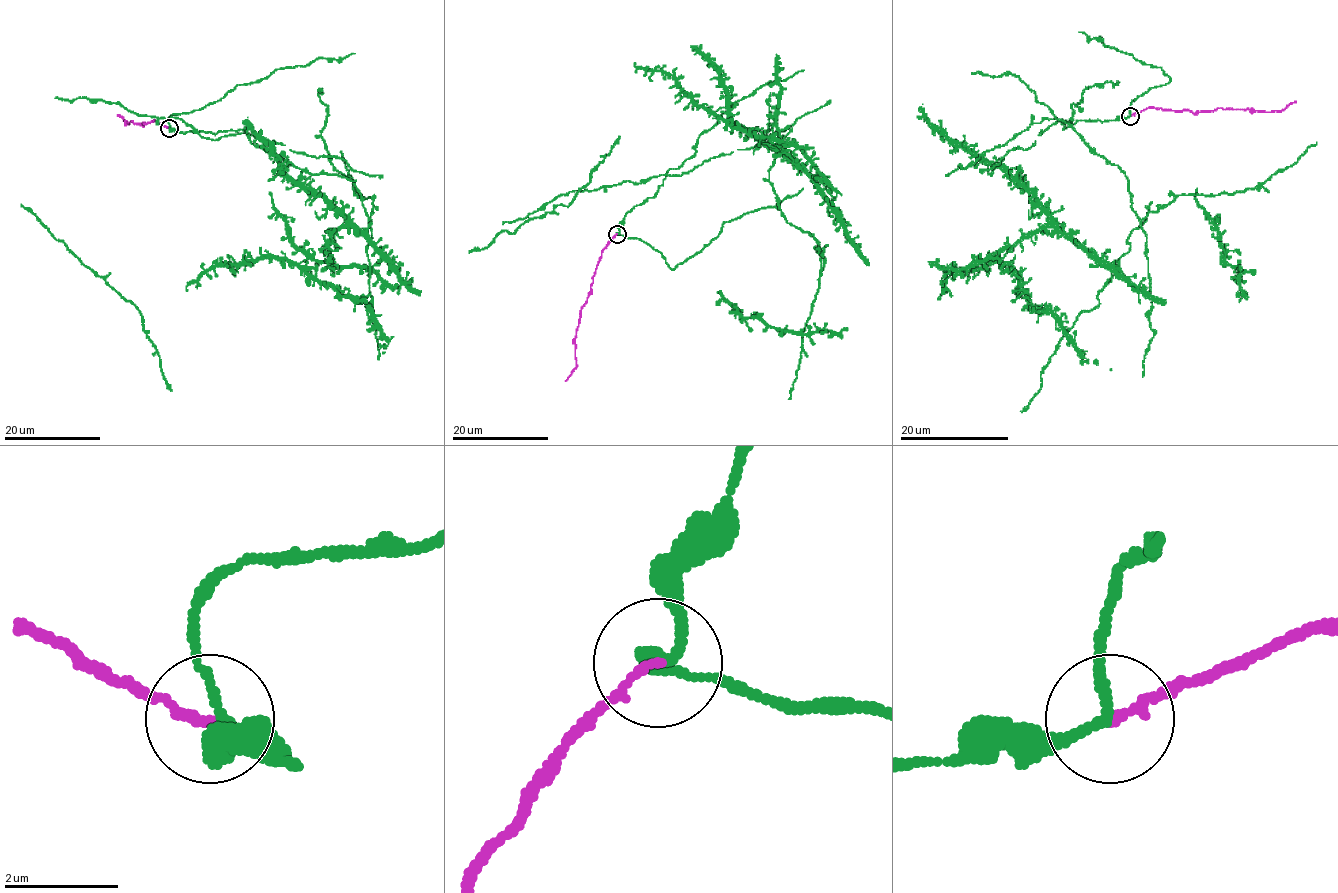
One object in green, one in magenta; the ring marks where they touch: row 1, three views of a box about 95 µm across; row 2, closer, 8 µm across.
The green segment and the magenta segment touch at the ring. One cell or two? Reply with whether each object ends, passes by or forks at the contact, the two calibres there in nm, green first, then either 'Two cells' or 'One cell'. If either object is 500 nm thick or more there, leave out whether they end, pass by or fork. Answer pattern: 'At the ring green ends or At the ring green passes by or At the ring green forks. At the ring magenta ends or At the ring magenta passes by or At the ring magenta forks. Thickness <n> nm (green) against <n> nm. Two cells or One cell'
At the ring green passes by. At the ring magenta ends. Thickness 140 nm (green) against 150 nm. Two cells

